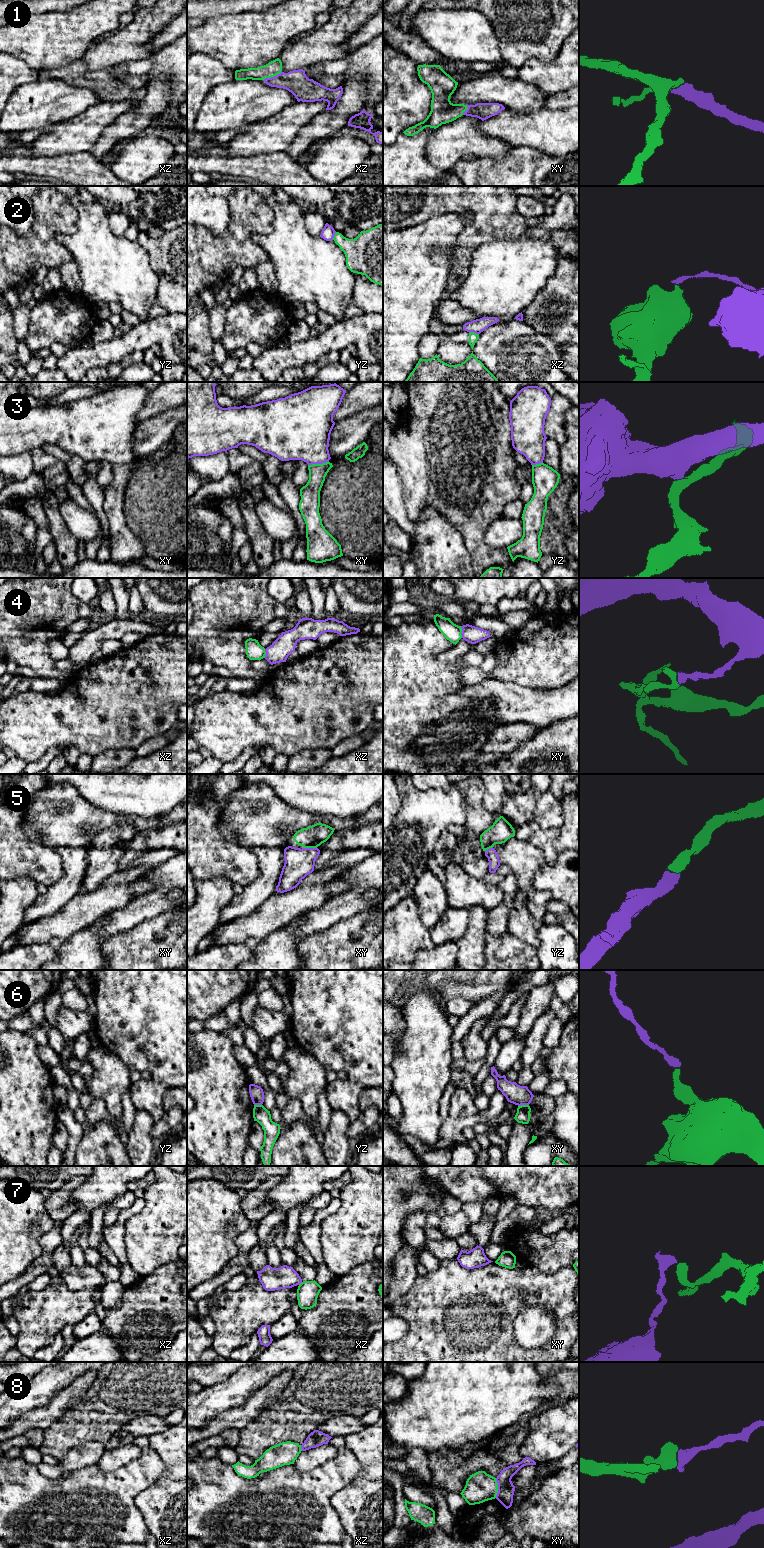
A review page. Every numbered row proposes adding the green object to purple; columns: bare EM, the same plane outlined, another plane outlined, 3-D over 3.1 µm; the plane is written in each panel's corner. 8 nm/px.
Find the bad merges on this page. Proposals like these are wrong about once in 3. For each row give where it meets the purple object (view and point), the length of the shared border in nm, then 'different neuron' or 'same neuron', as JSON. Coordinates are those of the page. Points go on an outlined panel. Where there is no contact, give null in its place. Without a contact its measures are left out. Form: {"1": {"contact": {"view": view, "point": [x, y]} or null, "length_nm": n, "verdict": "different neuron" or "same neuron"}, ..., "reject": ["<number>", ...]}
{"1": {"contact": {"view": "xz", "point": [272, 77]}, "length_nm": 170, "verdict": "same neuron"}, "2": {"contact": {"view": "xz", "point": [474, 332]}, "length_nm": 80, "verdict": "different neuron"}, "3": {"contact": {"view": "xy", "point": [318, 463]}, "length_nm": 170, "verdict": "different neuron"}, "4": {"contact": {"view": "xy", "point": [462, 632]}, "length_nm": 100, "verdict": "different neuron"}, "5": {"contact": {"view": "xy", "point": [310, 848]}, "length_nm": 100, "verdict": "same neuron"}, "6": {"contact": {"view": "xy", "point": [523, 1104]}, "length_nm": 90, "verdict": "different neuron"}, "7": {"contact": {"view": "xz", "point": [300, 1283]}, "length_nm": 40, "verdict": "different neuron"}, "8": {"contact": {"view": "xy", "point": [498, 1488]}, "length_nm": 160, "verdict": "different neuron"}, "reject": ["2", "3", "4", "6", "7", "8"]}

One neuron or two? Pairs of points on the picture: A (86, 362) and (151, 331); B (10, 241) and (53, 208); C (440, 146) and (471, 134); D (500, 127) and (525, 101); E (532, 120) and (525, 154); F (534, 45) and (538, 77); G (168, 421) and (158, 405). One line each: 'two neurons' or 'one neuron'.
A: one neuron
B: one neuron
C: one neuron
D: two neurons
E: two neurons
F: two neurons
G: two neurons

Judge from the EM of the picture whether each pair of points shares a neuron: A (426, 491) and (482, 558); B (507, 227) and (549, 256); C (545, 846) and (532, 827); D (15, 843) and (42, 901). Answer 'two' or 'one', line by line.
A: one
B: two
C: one
D: two

